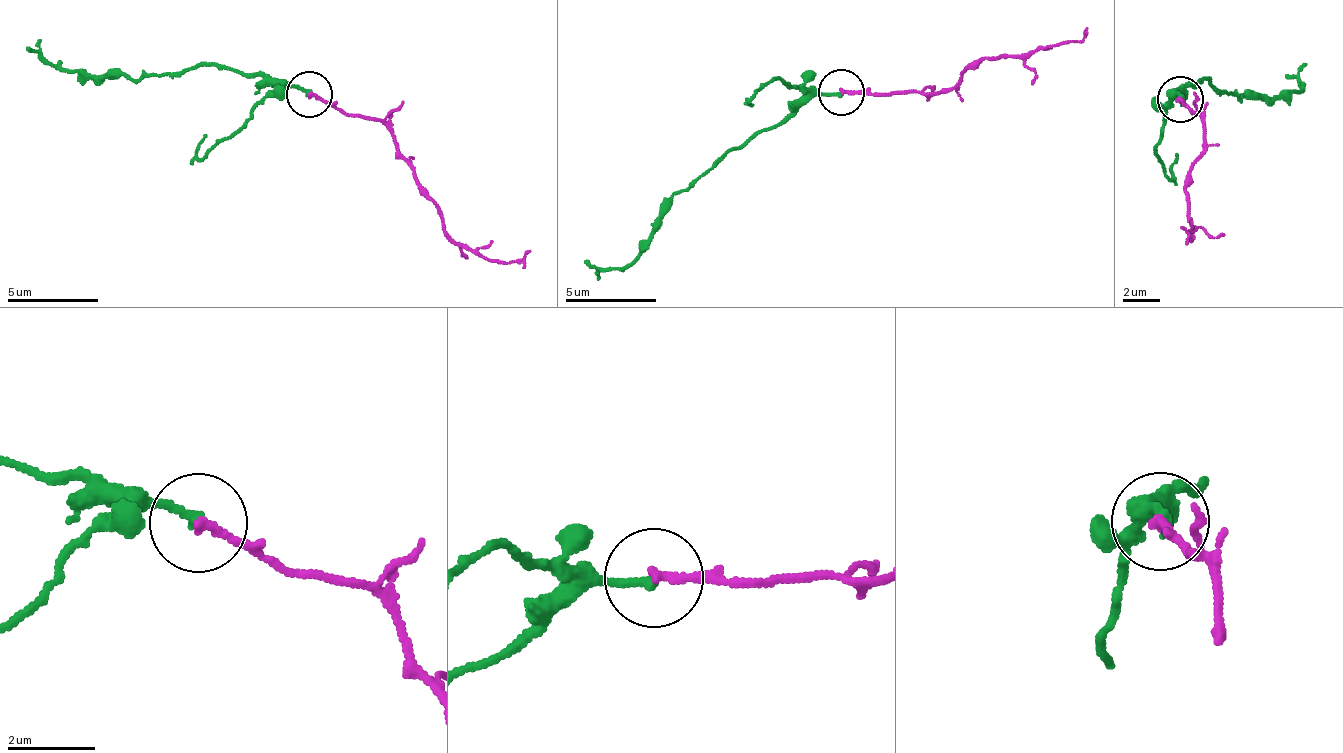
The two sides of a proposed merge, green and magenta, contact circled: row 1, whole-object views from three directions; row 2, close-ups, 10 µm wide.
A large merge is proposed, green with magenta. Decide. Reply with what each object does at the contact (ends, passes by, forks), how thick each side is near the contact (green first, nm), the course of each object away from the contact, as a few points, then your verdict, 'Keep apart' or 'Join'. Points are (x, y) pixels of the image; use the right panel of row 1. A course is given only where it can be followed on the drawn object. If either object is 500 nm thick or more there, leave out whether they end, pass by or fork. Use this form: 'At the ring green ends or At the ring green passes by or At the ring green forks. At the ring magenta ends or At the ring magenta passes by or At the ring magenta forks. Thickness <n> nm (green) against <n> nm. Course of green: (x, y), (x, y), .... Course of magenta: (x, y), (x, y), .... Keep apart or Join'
At the ring green ends. At the ring magenta ends. Thickness 200 nm (green) against 200 nm. Course of green: (1181, 100), (1174, 95), (1188, 84), (1209, 83), (1241, 101), (1286, 102), (1303, 83), (1287, 73). Course of magenta: (1181, 100), (1191, 113), (1197, 110), (1201, 126), (1189, 181), (1192, 240), (1194, 237), (1179, 226). Keep apart

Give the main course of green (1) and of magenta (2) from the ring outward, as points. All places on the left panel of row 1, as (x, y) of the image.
1: (308, 95), (259, 73), (193, 67), (128, 80), (84, 82), (28, 45)
2: (308, 95), (348, 115), (375, 116), (392, 134), (419, 192), (456, 242), (489, 260), (517, 260), (530, 249)

